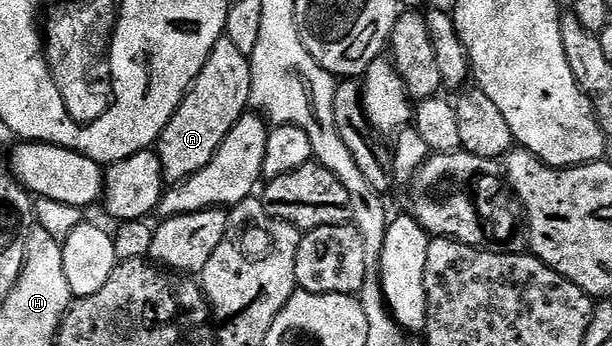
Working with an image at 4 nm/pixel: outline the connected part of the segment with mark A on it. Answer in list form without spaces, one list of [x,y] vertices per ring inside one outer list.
[[[227,35],[222,36],[211,50],[203,70],[186,92],[181,105],[175,110],[171,122],[161,131],[155,151],[166,181],[176,186],[183,180],[190,180],[195,173],[203,170],[219,150],[223,138],[231,134],[235,122],[244,116],[250,107],[251,90],[250,57],[235,47]]]

